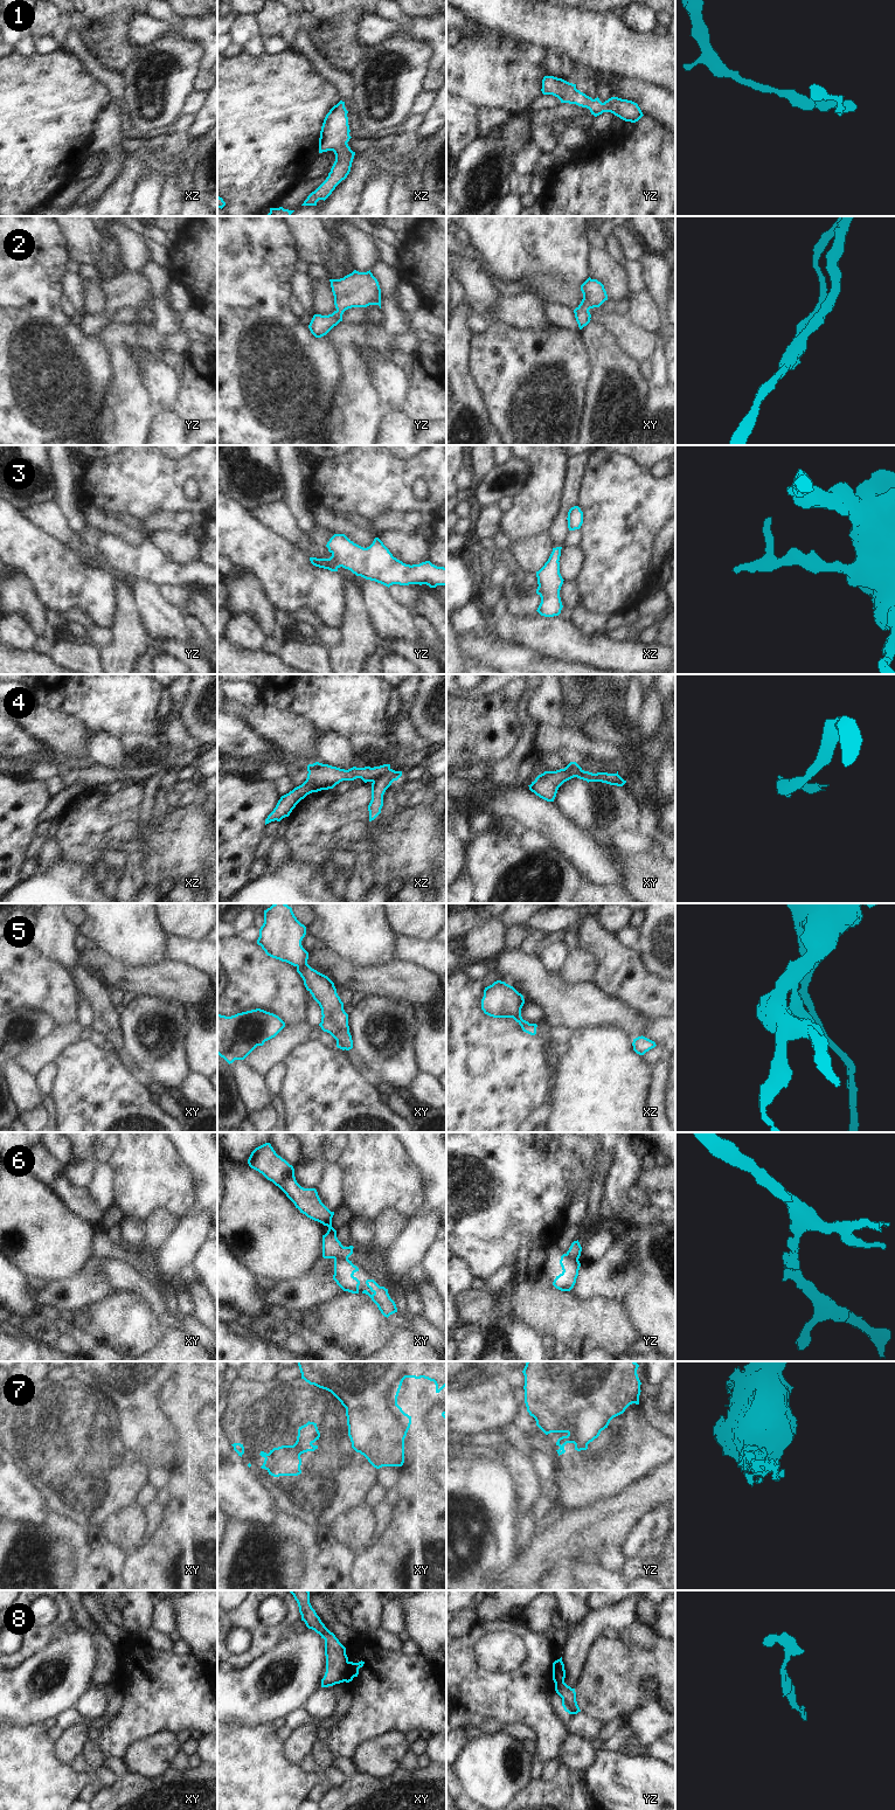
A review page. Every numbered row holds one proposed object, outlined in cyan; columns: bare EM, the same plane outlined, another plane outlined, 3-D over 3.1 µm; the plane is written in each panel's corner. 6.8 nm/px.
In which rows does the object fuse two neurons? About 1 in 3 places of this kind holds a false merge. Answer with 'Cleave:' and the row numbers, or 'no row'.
Cleave: 4, 6, 7, 8

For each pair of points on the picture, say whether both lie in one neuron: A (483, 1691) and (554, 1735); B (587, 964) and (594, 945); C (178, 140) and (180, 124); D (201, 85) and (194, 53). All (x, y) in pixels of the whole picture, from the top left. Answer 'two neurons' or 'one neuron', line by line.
A: one neuron
B: two neurons
C: one neuron
D: two neurons

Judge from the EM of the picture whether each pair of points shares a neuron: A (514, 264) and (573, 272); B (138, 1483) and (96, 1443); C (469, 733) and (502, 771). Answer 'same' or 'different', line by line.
A: same
B: same
C: different

